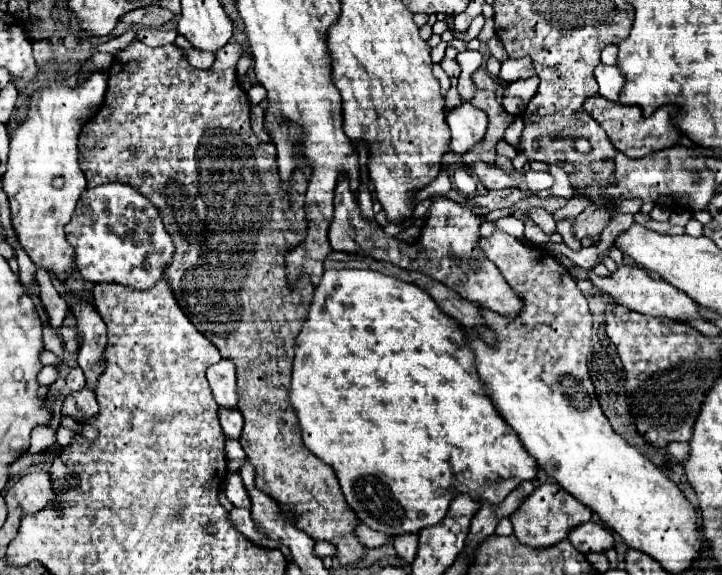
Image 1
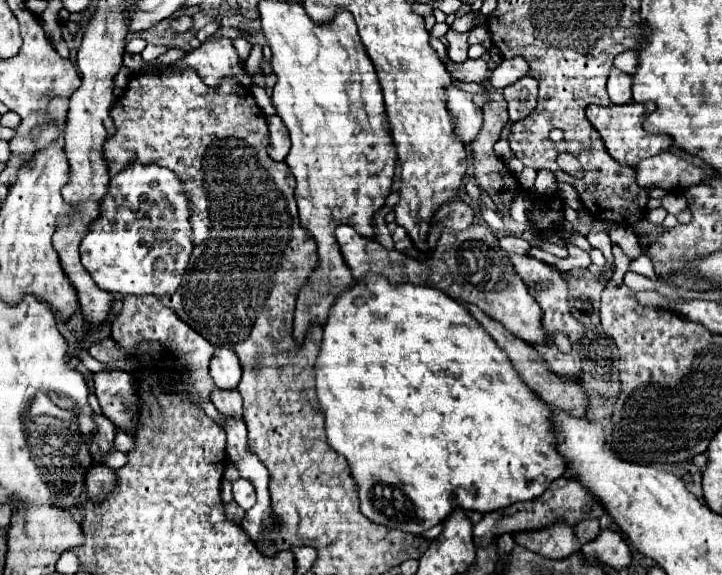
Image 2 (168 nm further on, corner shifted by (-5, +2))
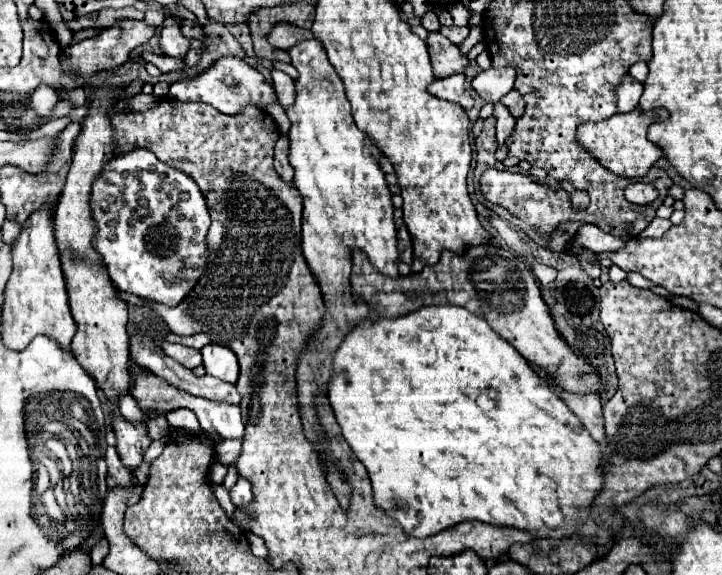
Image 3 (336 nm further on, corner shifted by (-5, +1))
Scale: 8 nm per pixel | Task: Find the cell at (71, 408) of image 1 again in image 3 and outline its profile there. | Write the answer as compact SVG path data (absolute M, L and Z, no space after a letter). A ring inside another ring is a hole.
M108 447L106 451L106 463L108 463L108 489L112 487L128 487L132 483L132 473L120 463L120 457L114 447Z

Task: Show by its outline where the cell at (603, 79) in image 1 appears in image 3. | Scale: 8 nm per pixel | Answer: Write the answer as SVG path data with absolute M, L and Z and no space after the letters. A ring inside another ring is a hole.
M626 75L622 79L622 83L618 85L616 89L616 97L618 97L618 111L620 113L626 113L626 111L632 111L638 107L638 101L640 101L640 95L642 95L642 83L638 83L634 77Z

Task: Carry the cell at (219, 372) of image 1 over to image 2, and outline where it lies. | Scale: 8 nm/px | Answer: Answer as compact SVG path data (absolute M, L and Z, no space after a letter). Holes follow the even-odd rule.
M216 348L214 358L210 360L210 376L222 390L234 390L242 378L240 360L228 348Z

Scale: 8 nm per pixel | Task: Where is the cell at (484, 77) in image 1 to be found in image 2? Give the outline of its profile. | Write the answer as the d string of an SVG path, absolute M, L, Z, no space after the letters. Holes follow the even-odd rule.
M482 58L466 60L464 64L448 62L448 68L452 70L454 78L464 80L464 82L476 82L476 84L484 84L488 80L488 74L490 74L490 68Z

